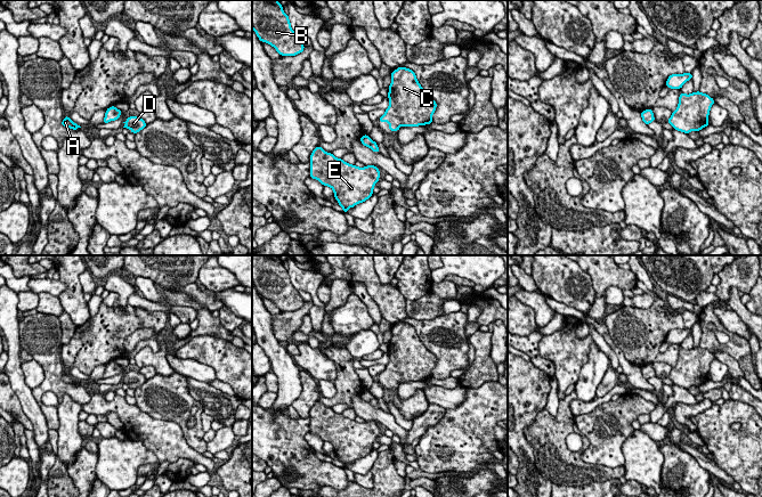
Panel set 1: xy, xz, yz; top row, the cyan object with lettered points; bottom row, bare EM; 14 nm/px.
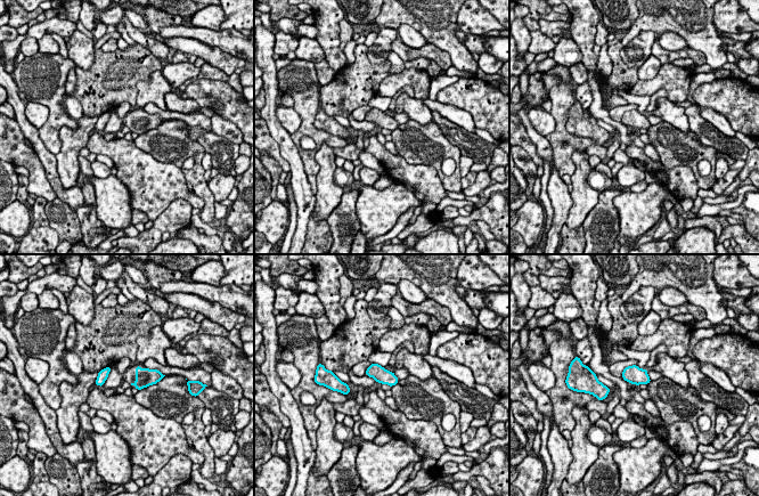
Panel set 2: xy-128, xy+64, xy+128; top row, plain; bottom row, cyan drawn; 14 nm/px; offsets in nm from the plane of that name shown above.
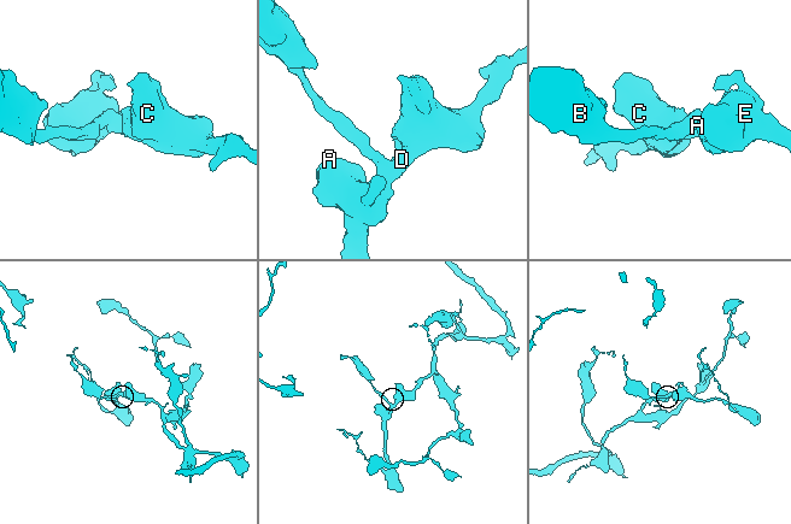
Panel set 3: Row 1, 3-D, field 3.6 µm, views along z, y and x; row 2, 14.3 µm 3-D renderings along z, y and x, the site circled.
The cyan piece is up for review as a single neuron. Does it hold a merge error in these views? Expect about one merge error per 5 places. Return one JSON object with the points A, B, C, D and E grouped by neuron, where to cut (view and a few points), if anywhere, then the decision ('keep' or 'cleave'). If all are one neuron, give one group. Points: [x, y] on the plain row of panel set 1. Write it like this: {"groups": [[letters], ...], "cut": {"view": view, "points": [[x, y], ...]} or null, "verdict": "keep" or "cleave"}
{"groups": [["A", "B", "C", "D", "E"]], "cut": null, "verdict": "keep"}

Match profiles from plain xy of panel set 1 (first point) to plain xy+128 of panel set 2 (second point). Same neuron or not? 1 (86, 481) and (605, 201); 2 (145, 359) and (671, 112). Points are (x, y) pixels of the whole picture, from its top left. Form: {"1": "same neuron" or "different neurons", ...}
{"1": "same neuron", "2": "same neuron"}

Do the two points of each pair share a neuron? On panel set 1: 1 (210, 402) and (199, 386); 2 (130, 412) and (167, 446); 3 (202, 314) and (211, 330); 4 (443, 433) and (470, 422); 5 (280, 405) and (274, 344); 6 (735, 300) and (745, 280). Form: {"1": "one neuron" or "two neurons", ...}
{"1": "one neuron", "2": "one neuron", "3": "one neuron", "4": "one neuron", "5": "one neuron", "6": "two neurons"}

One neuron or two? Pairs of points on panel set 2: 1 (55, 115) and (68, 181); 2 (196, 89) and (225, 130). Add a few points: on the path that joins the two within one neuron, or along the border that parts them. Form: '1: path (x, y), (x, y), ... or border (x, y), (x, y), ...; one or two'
1: border (76, 123), (59, 130), (55, 154); two
2: border (214, 112), (233, 122), (237, 128); two

